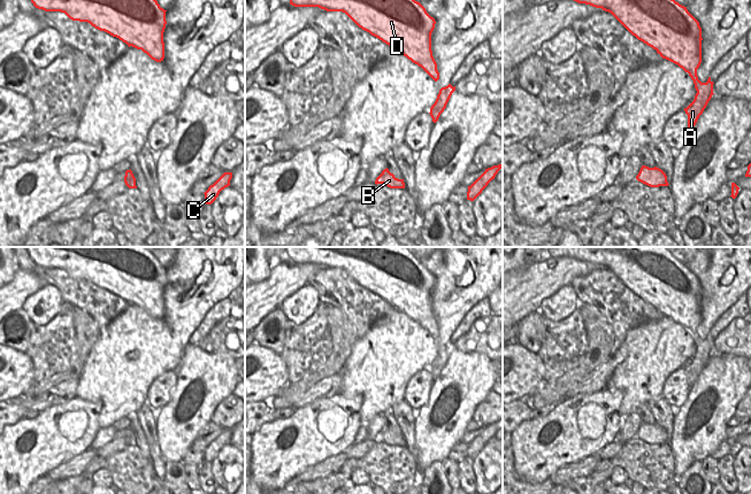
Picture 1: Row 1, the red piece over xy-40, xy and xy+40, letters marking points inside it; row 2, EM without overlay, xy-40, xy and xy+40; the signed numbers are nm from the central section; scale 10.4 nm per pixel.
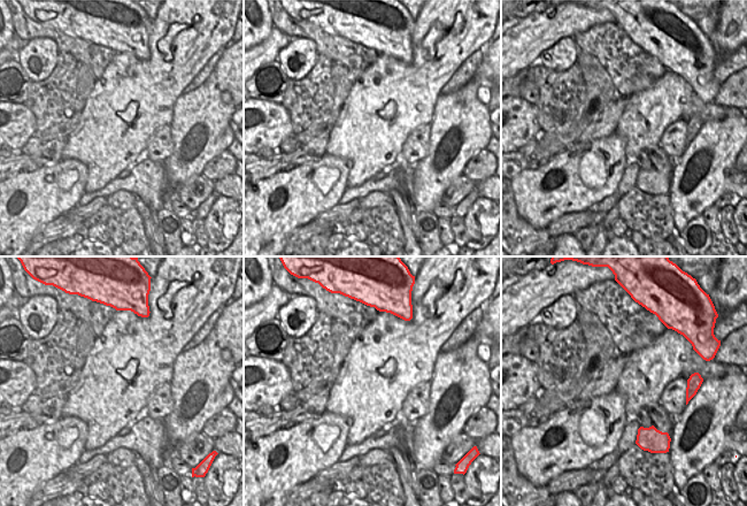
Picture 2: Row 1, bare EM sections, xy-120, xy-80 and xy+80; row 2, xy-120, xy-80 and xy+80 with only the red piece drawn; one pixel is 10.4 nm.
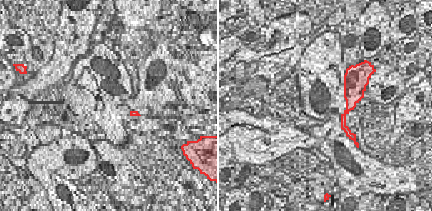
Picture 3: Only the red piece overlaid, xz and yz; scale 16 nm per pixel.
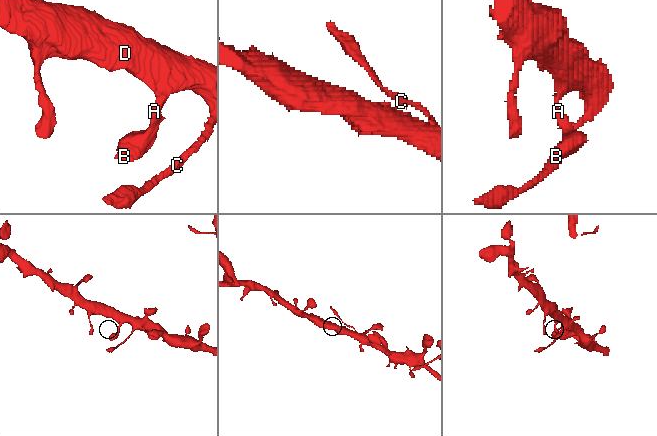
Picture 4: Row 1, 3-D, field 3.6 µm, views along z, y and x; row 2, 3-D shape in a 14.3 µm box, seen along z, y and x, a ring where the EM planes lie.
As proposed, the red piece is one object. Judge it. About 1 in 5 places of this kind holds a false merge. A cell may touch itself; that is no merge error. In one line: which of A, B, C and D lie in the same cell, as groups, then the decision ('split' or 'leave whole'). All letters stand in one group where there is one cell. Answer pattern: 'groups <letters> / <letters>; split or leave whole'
groups A B C D; leave whole

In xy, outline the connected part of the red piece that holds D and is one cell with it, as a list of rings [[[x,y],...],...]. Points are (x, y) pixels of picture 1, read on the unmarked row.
[[[285,247],[290,262],[345,270],[359,285],[439,337],[431,308],[436,278],[407,247]]]

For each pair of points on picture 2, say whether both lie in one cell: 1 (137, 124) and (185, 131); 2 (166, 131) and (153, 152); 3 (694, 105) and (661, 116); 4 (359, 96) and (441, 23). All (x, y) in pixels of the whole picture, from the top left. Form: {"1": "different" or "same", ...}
{"1": "different", "2": "same", "3": "different", "4": "same"}

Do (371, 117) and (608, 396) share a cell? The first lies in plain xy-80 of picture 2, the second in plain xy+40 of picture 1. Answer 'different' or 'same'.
different

